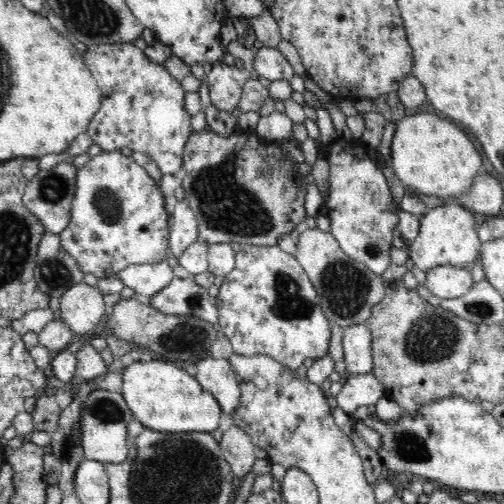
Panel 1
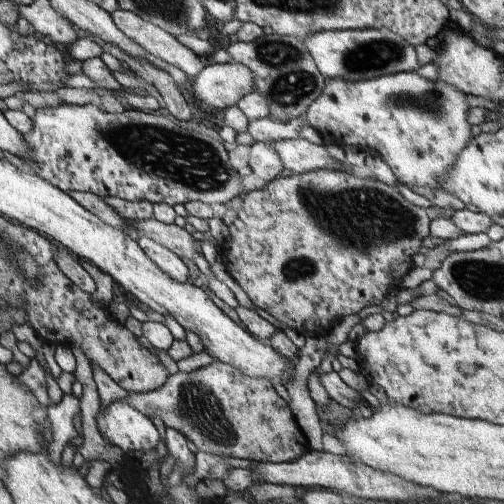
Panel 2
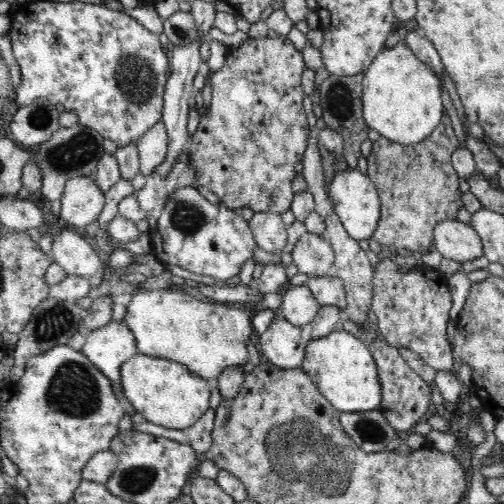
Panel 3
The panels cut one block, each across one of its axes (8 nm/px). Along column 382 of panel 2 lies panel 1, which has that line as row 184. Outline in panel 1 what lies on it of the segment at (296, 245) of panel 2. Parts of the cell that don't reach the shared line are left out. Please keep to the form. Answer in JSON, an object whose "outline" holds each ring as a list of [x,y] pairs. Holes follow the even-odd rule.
{"outline":[[[202,130],[202,132],[194,132],[192,136],[190,136],[190,140],[188,140],[188,144],[186,144],[186,150],[182,152],[182,168],[186,168],[186,176],[184,176],[184,200],[188,202],[188,206],[194,210],[194,214],[196,214],[196,220],[198,220],[198,242],[200,244],[206,244],[206,246],[210,246],[210,244],[232,244],[232,246],[238,246],[238,244],[250,244],[250,246],[276,246],[278,244],[278,238],[282,238],[284,234],[288,234],[288,232],[292,232],[292,230],[296,230],[296,228],[304,228],[304,220],[306,220],[306,212],[304,212],[304,196],[306,196],[306,190],[302,188],[302,180],[304,180],[304,172],[298,172],[296,170],[296,162],[292,162],[284,152],[282,152],[282,144],[284,144],[284,140],[280,142],[280,144],[274,144],[274,142],[264,142],[264,140],[258,140],[258,136],[254,134],[254,130],[240,130],[240,132],[232,132],[232,134],[228,134],[228,136],[220,136],[220,134],[216,134],[216,132],[212,132],[212,130]]]}

